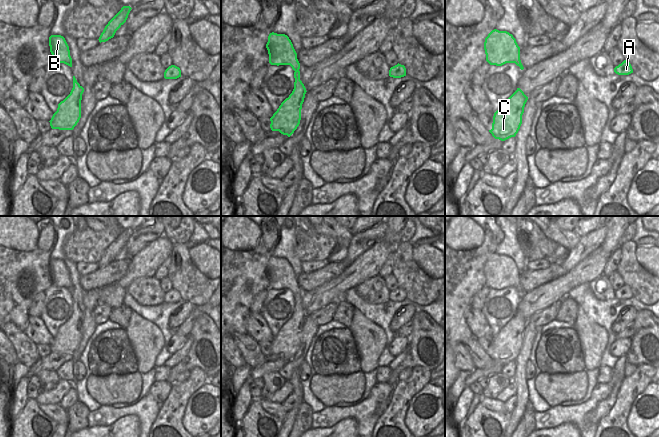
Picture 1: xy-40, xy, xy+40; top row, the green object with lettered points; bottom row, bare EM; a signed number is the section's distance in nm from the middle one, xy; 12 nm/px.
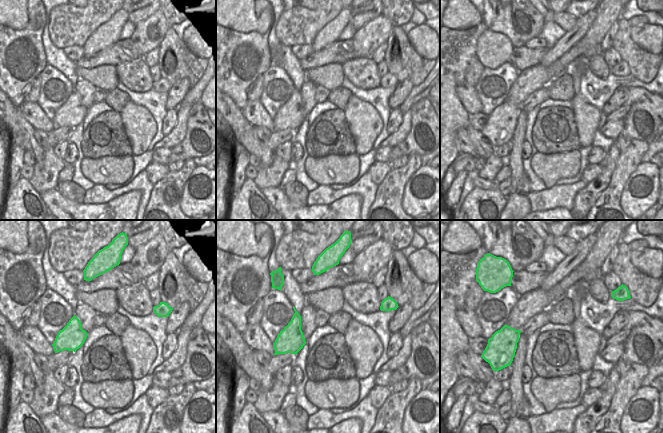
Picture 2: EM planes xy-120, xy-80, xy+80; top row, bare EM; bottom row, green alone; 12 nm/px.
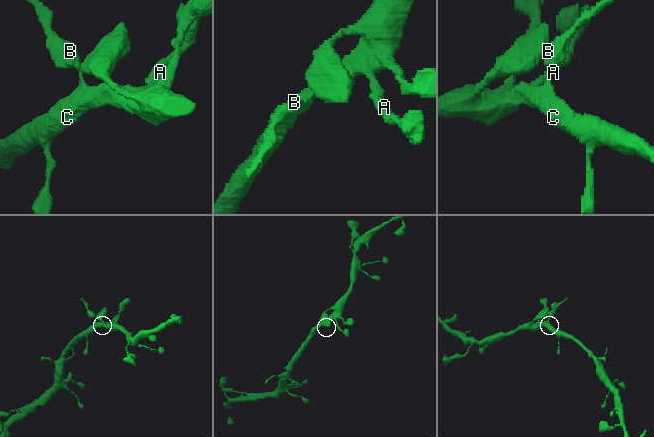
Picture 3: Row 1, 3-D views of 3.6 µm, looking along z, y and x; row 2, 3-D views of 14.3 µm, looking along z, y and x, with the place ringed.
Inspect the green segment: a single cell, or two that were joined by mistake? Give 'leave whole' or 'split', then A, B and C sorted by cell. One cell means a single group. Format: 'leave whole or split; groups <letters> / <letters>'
split; groups A C / B

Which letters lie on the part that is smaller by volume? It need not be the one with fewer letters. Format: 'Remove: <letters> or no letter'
Remove: B

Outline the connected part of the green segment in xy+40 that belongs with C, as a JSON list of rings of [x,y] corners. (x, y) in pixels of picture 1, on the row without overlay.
[[[517,314],[494,337],[492,353],[489,356],[495,363],[505,365],[515,361],[522,348],[522,339],[528,321]]]

